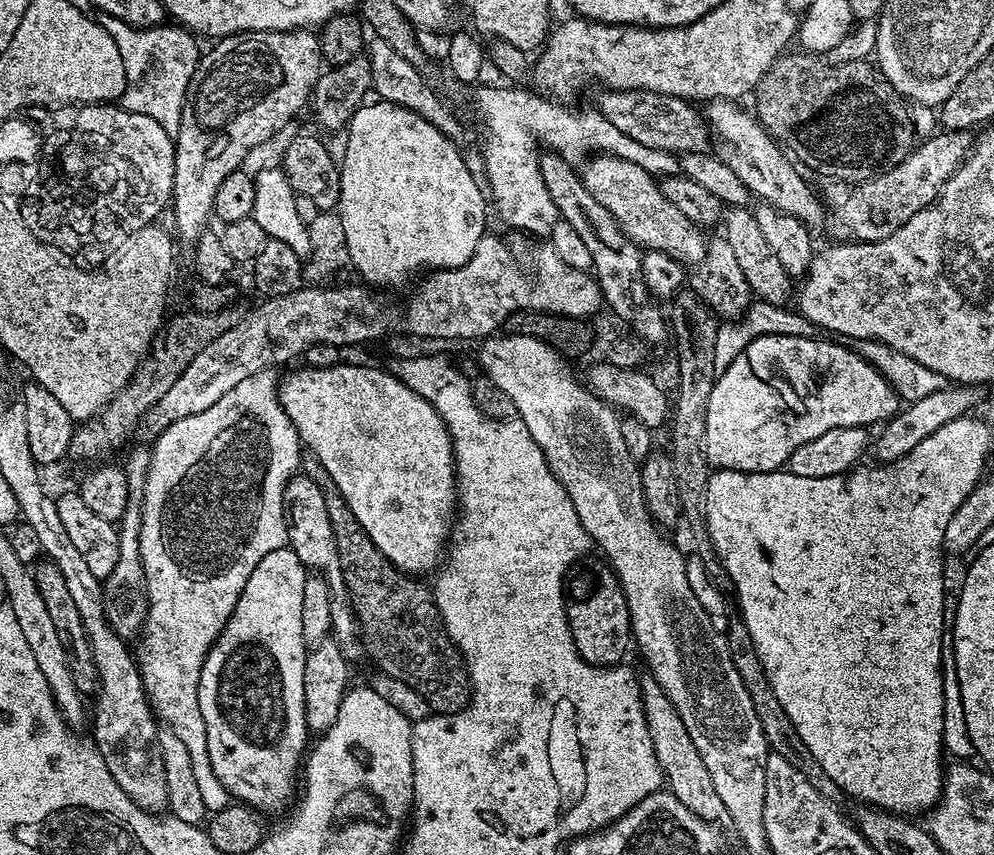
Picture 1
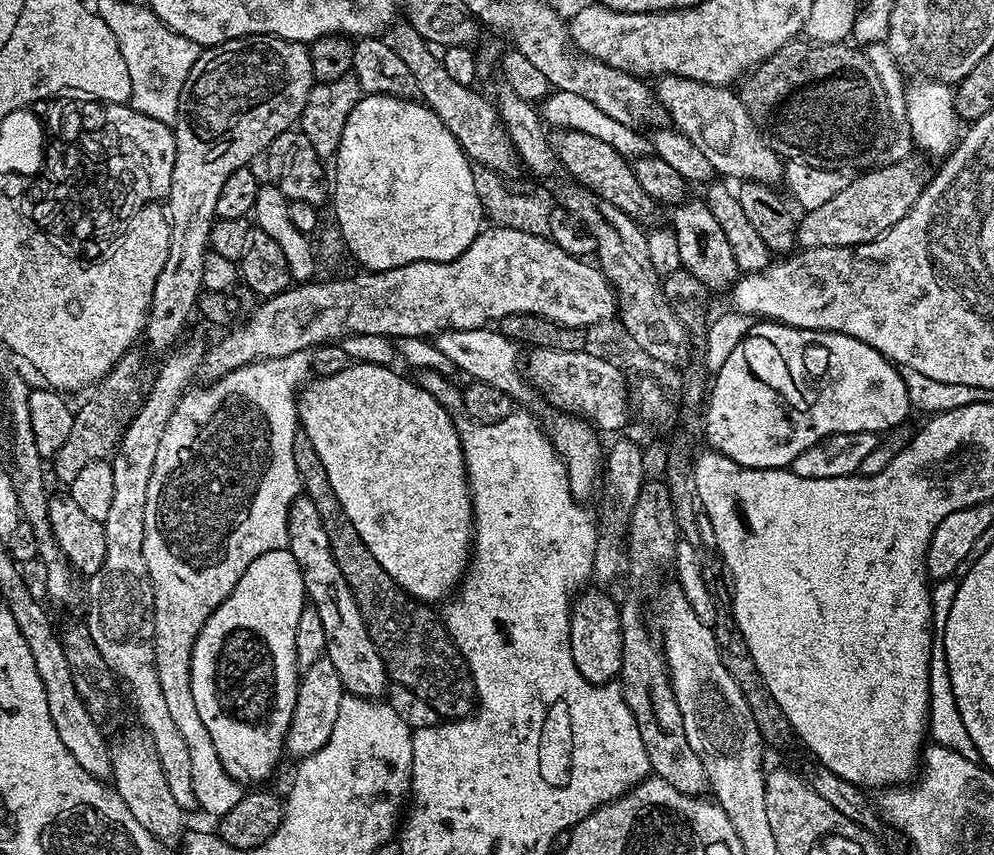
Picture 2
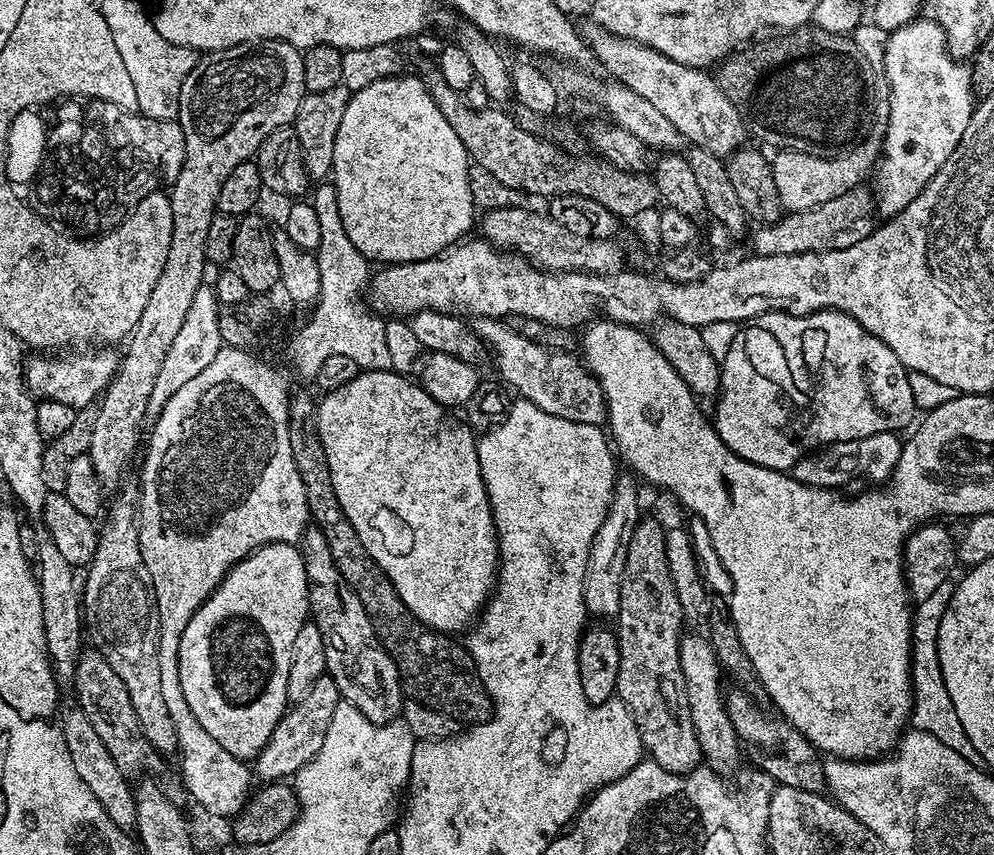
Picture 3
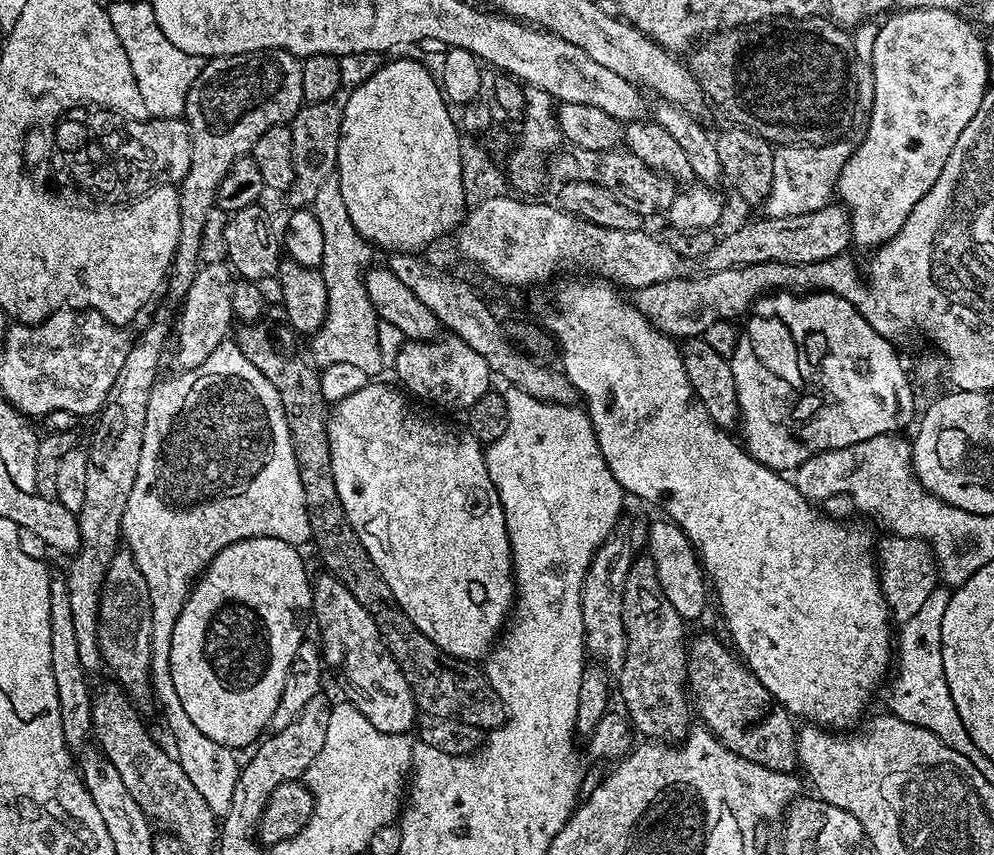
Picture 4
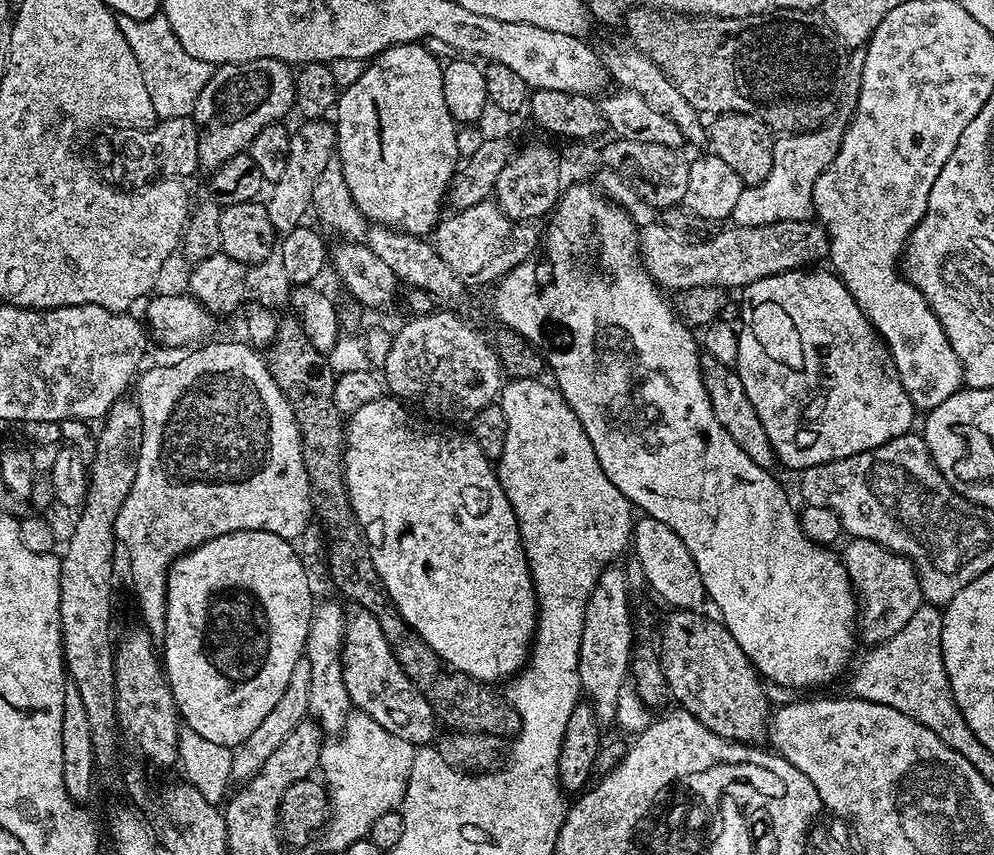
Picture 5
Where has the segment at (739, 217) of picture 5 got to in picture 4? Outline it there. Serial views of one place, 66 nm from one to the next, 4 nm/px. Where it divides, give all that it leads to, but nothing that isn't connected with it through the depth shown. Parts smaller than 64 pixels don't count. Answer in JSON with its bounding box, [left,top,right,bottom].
[762,139,852,216]

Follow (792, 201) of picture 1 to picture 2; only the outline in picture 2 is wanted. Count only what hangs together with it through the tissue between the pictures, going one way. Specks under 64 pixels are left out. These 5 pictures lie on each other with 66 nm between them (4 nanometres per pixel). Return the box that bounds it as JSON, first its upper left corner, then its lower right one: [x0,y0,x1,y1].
[654,76,785,186]

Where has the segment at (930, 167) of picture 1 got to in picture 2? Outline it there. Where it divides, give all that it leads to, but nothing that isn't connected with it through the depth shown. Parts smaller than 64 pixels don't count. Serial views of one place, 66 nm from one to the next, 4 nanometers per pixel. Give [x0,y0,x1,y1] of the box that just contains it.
[796,164,926,249]

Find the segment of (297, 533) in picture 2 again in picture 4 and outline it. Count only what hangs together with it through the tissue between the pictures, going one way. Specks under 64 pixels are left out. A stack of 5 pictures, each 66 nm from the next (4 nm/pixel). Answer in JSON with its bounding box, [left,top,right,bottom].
[311,574,418,736]

